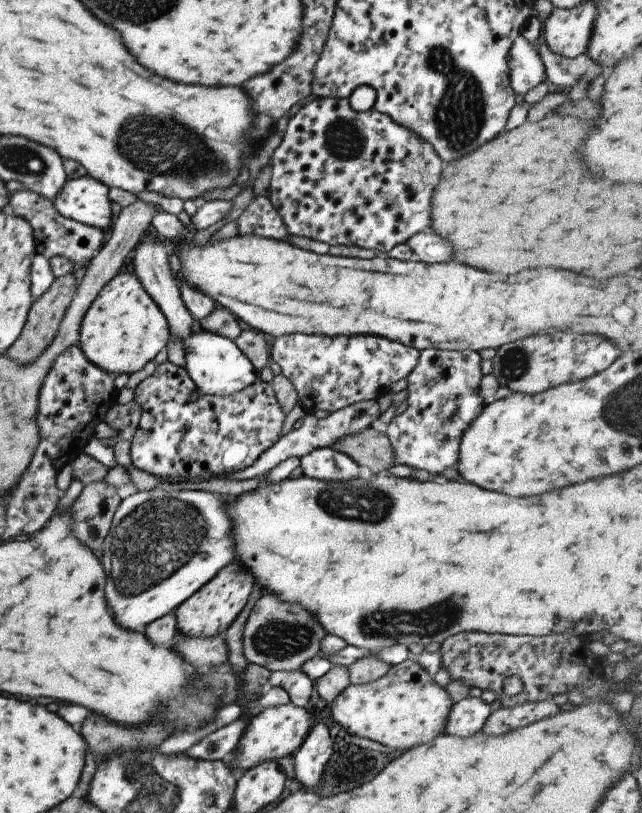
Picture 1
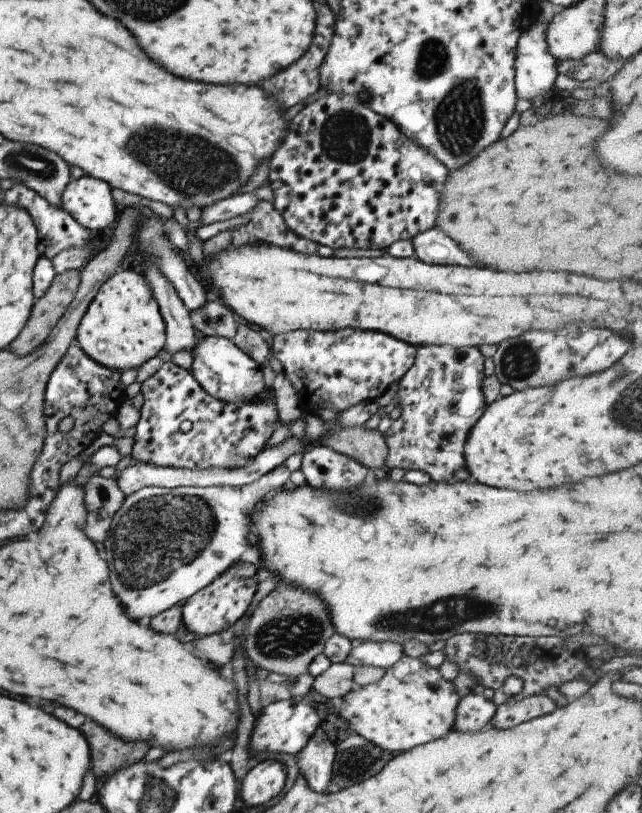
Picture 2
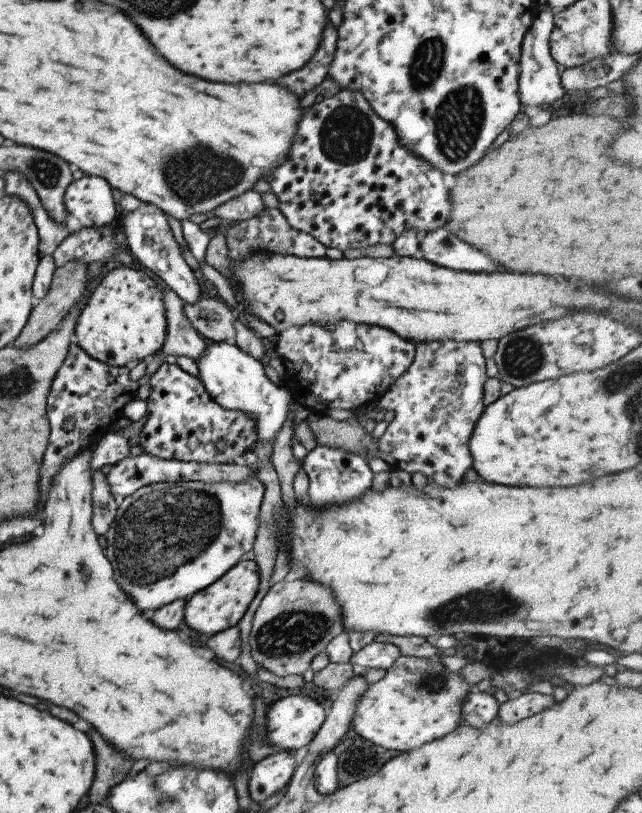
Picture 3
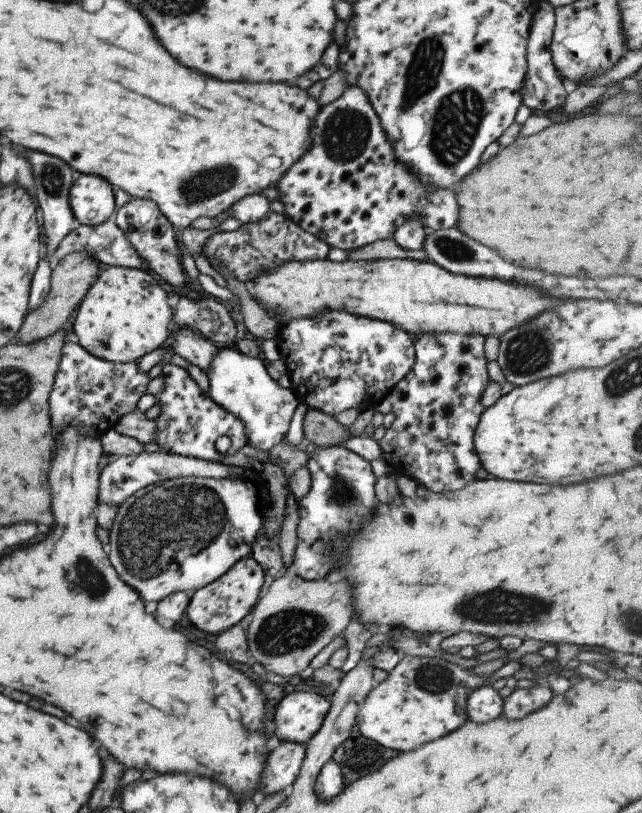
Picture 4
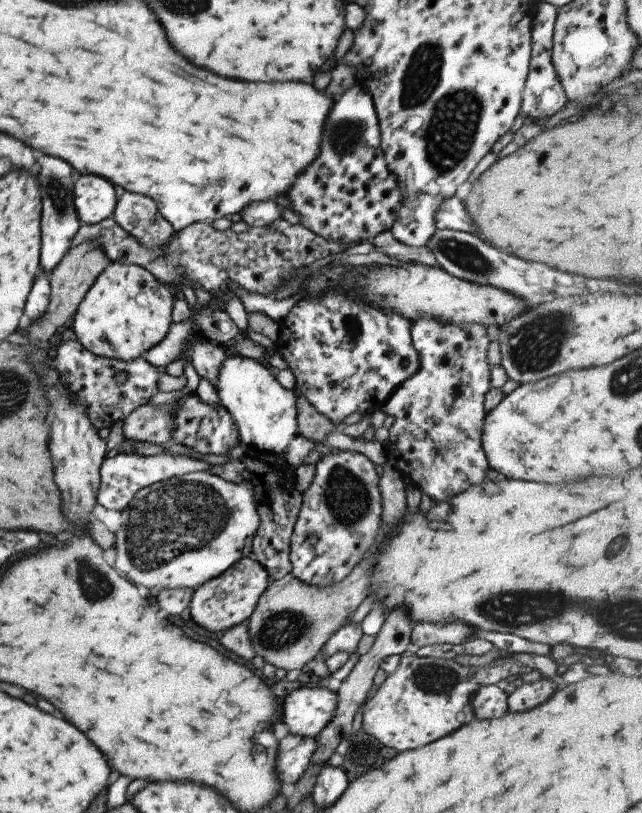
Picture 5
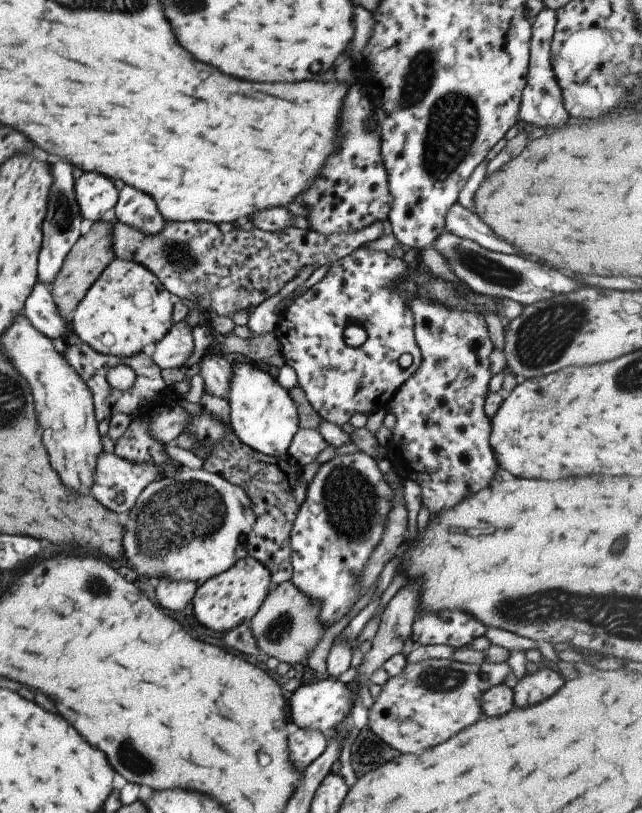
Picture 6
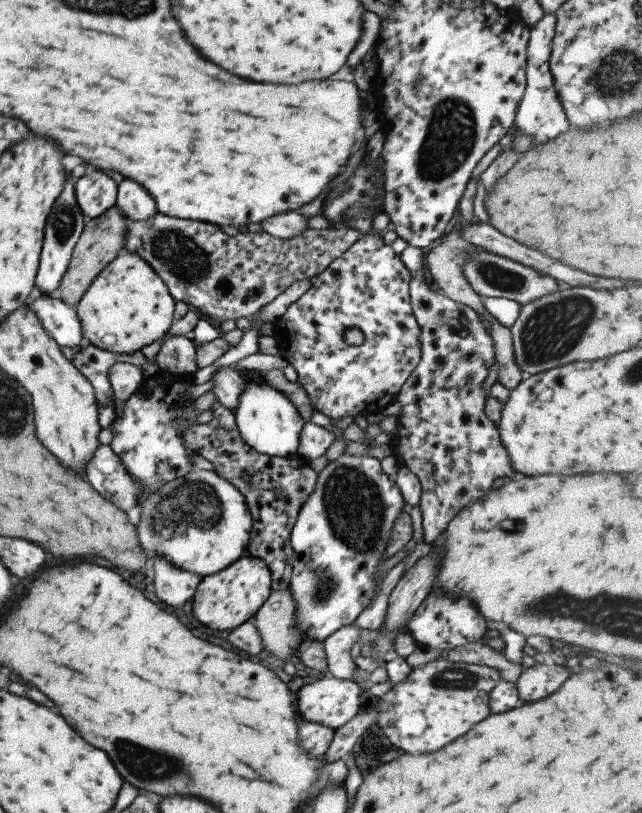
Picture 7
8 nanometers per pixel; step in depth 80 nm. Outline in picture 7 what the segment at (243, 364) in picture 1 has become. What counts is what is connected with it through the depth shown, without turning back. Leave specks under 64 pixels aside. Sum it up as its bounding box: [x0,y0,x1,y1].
[232,373,304,458]

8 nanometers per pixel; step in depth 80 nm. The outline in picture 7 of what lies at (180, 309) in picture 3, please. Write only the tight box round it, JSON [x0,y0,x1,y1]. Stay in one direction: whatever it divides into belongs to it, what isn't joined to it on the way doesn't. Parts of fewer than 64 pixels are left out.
[210,366,244,412]

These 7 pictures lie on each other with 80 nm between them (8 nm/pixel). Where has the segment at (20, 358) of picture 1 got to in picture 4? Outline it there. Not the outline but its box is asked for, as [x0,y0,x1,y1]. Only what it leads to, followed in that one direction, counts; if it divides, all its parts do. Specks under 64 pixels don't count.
[15,251,99,345]

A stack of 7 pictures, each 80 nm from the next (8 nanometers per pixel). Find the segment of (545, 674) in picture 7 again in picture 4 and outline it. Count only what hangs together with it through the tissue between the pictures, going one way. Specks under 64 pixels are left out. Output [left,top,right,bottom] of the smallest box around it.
[502,681,553,720]

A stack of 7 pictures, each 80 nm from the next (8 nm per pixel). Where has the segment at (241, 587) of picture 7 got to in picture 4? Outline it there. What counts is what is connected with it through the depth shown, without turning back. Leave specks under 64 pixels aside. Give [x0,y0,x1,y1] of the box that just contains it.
[186,557,264,638]

